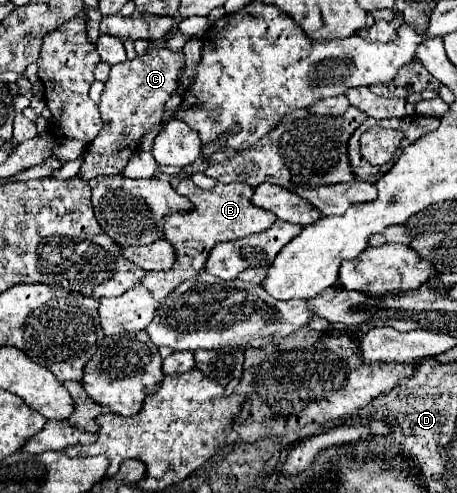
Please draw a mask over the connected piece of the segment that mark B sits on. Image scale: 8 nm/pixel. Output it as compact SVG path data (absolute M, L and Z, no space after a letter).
M182 179L180 193L196 203L196 211L168 215L168 219L164 219L164 237L176 249L176 267L172 271L162 271L162 273L148 271L148 275L142 279L142 285L148 287L154 299L160 301L164 301L164 297L170 295L176 285L180 285L184 279L192 279L206 265L208 253L216 243L250 237L254 233L266 231L276 221L276 217L270 211L252 205L254 189L248 183L228 183L228 185L216 183L214 189L204 191L196 187L190 179Z

